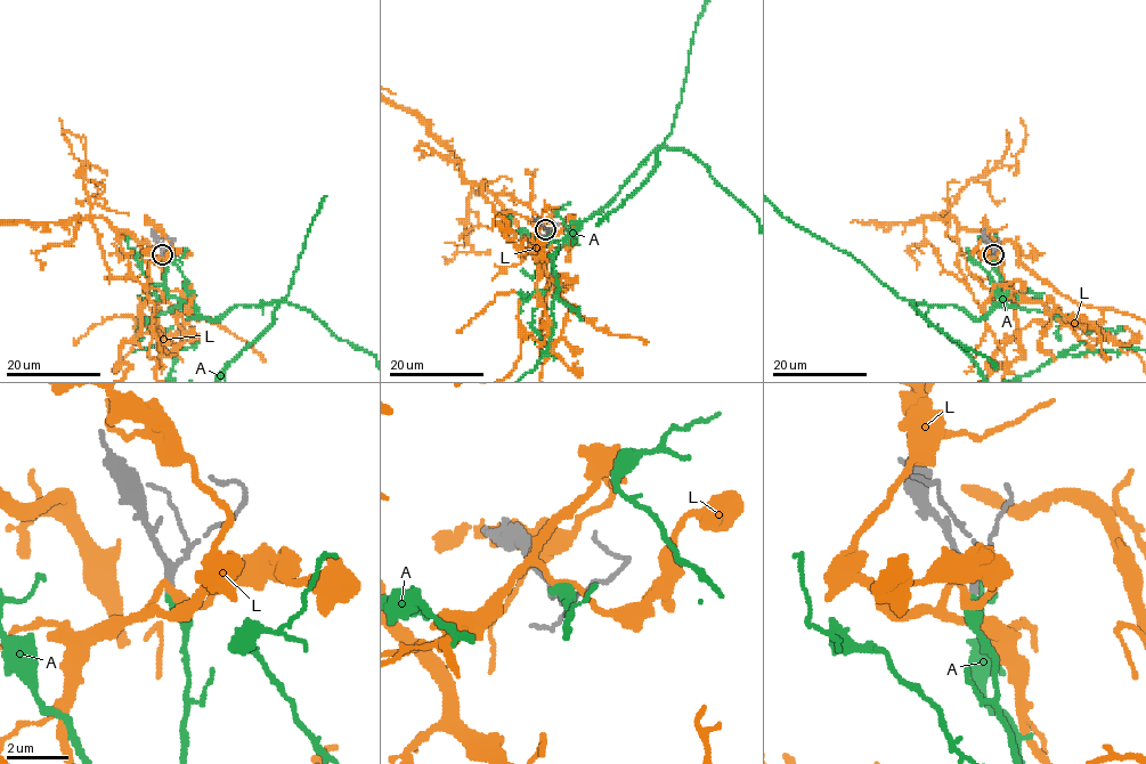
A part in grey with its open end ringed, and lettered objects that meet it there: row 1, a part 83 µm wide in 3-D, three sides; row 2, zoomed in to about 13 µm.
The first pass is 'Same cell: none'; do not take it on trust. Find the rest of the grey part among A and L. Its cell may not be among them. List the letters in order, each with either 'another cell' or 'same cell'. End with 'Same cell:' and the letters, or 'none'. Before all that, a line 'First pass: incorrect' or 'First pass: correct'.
First pass: incorrect
A: same cell
L: another cell
Same cell: A

